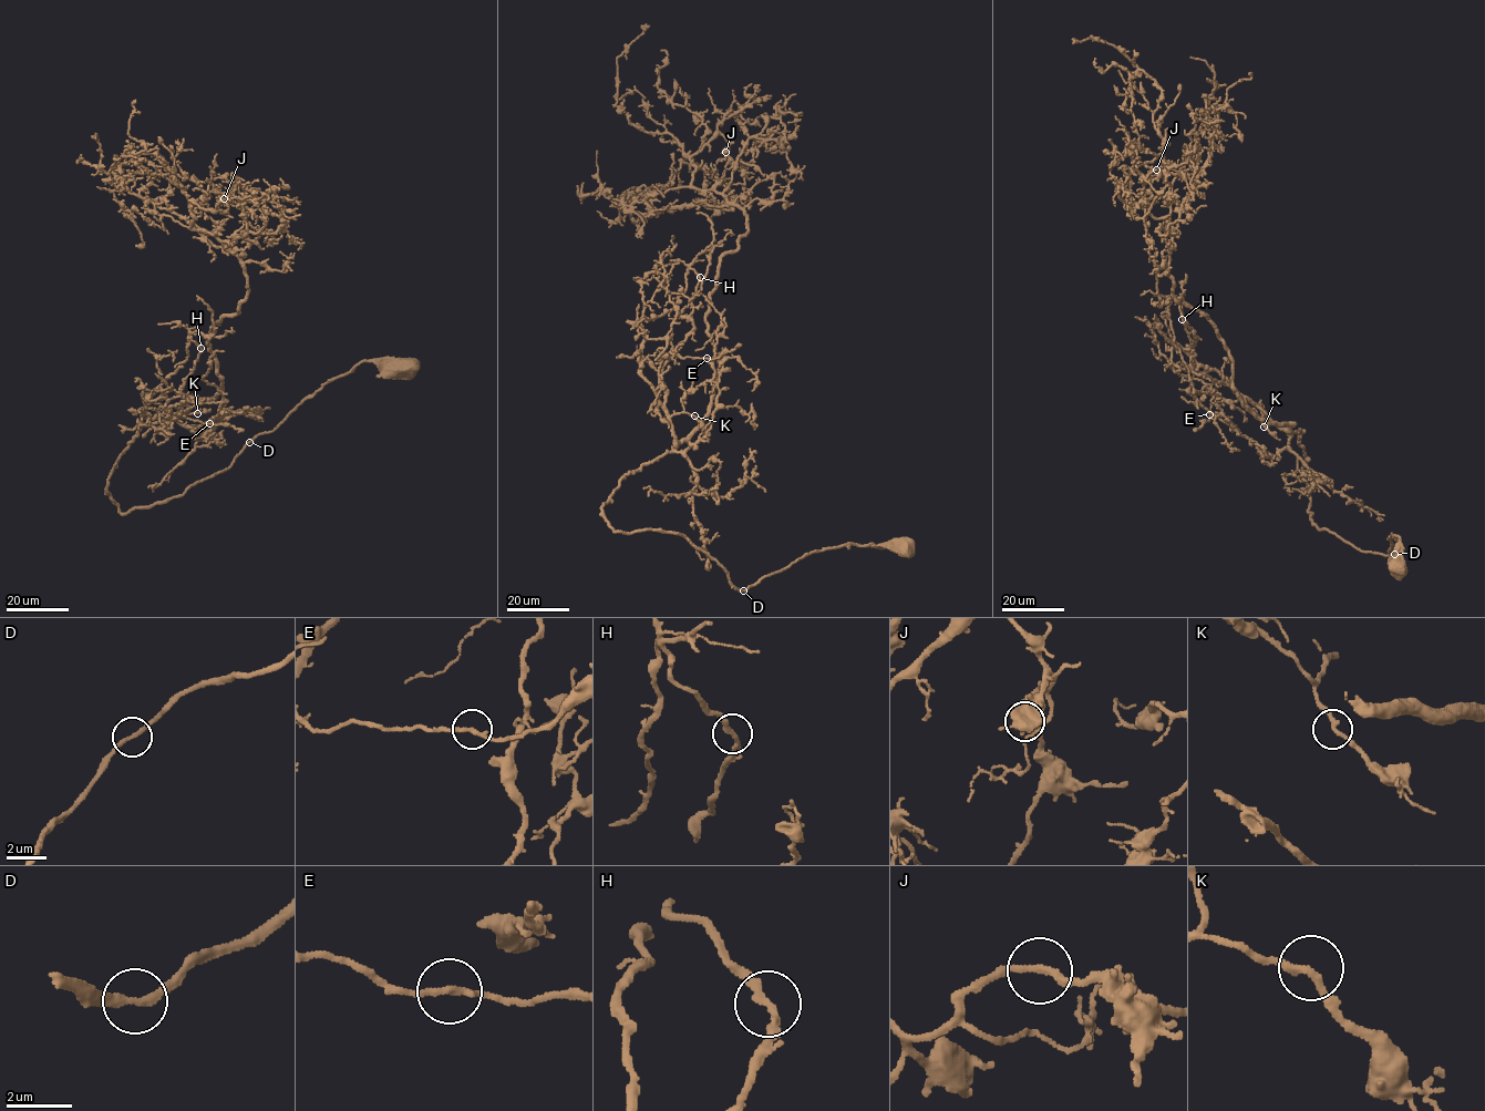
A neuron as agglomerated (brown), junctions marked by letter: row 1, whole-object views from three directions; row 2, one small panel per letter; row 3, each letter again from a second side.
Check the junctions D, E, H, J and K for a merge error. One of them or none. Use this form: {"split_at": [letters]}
{"split_at": []}

